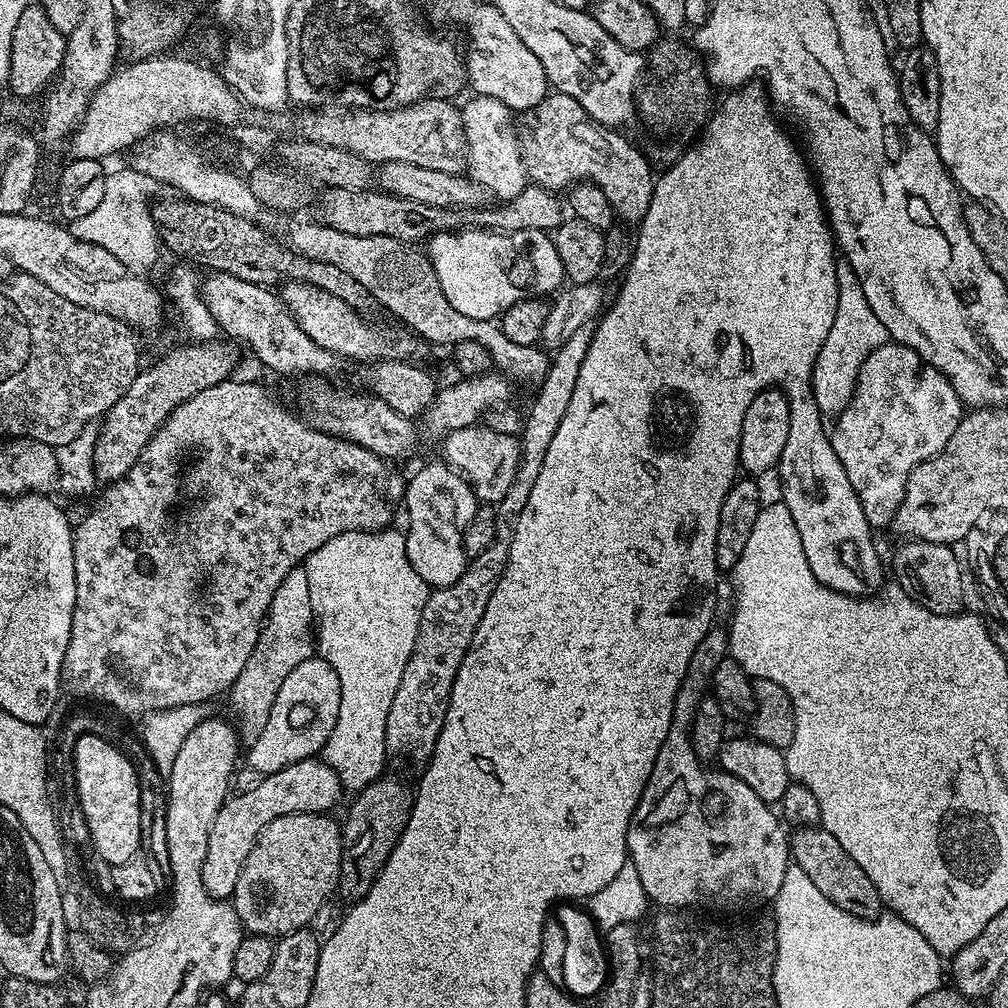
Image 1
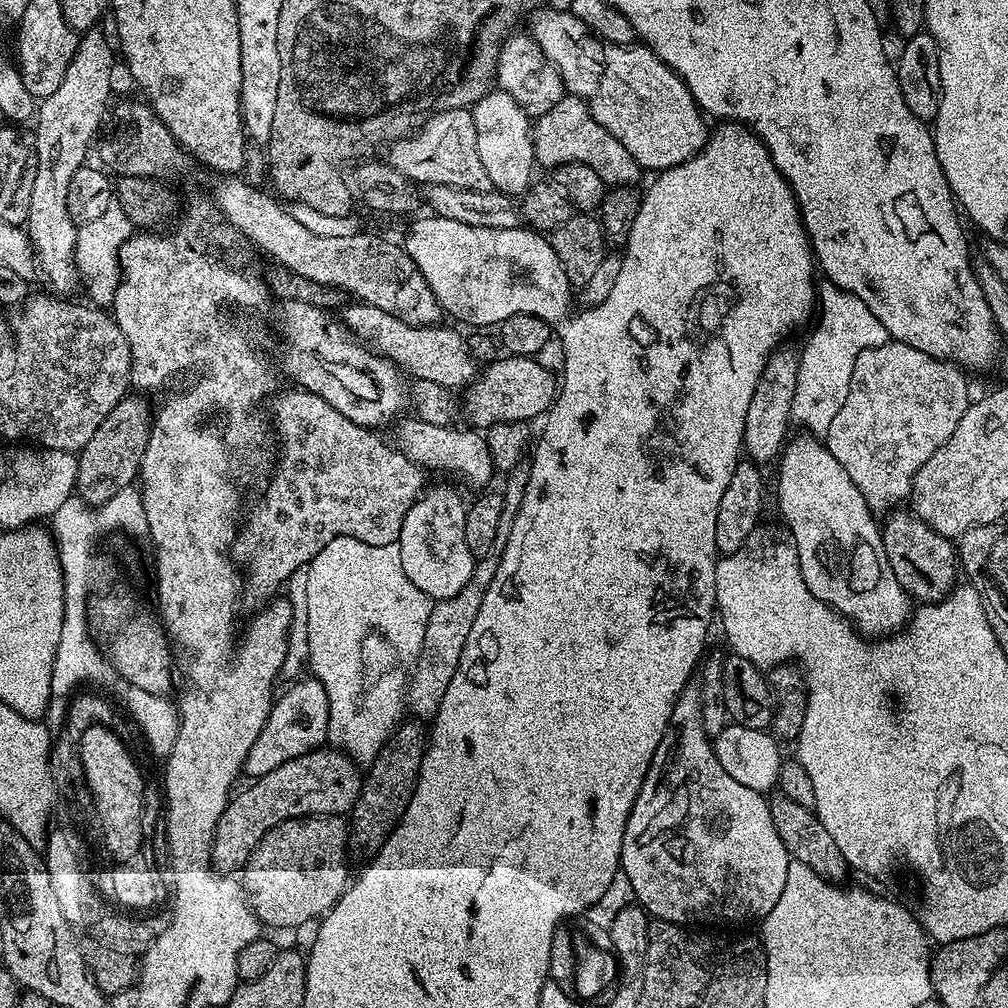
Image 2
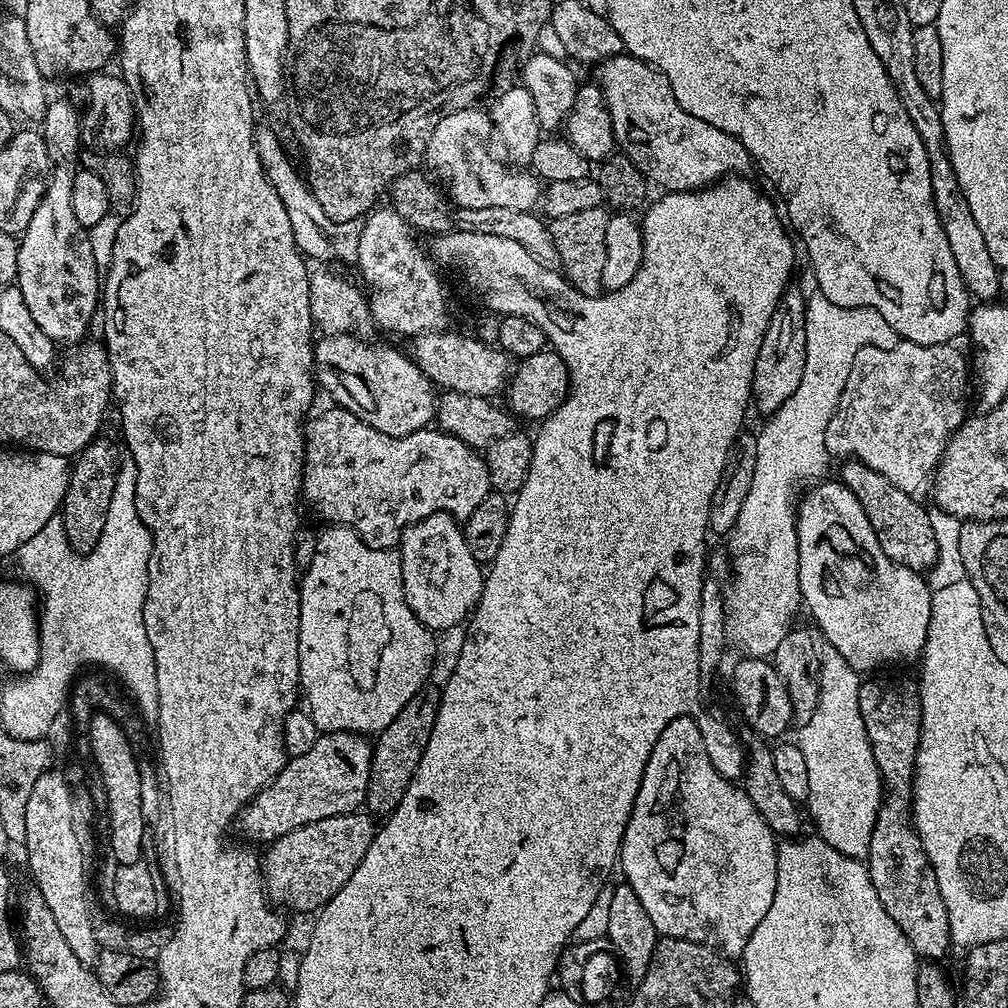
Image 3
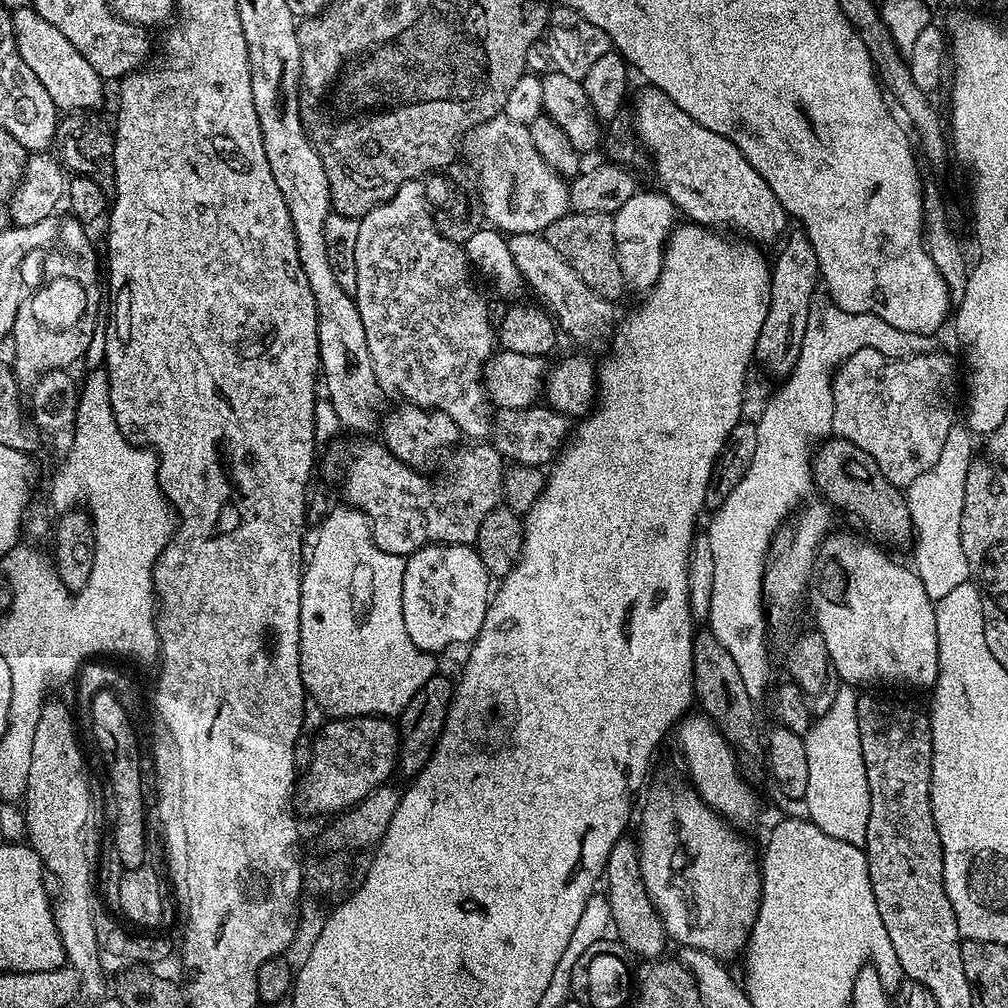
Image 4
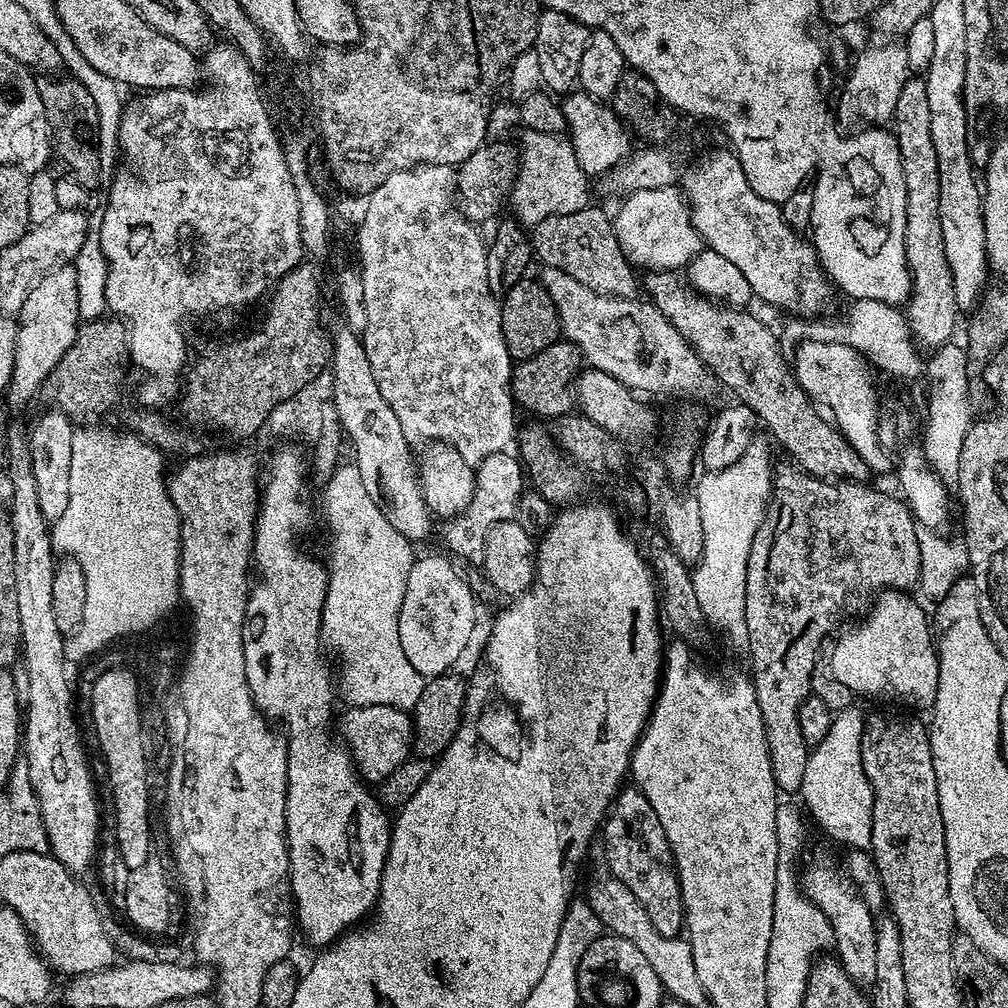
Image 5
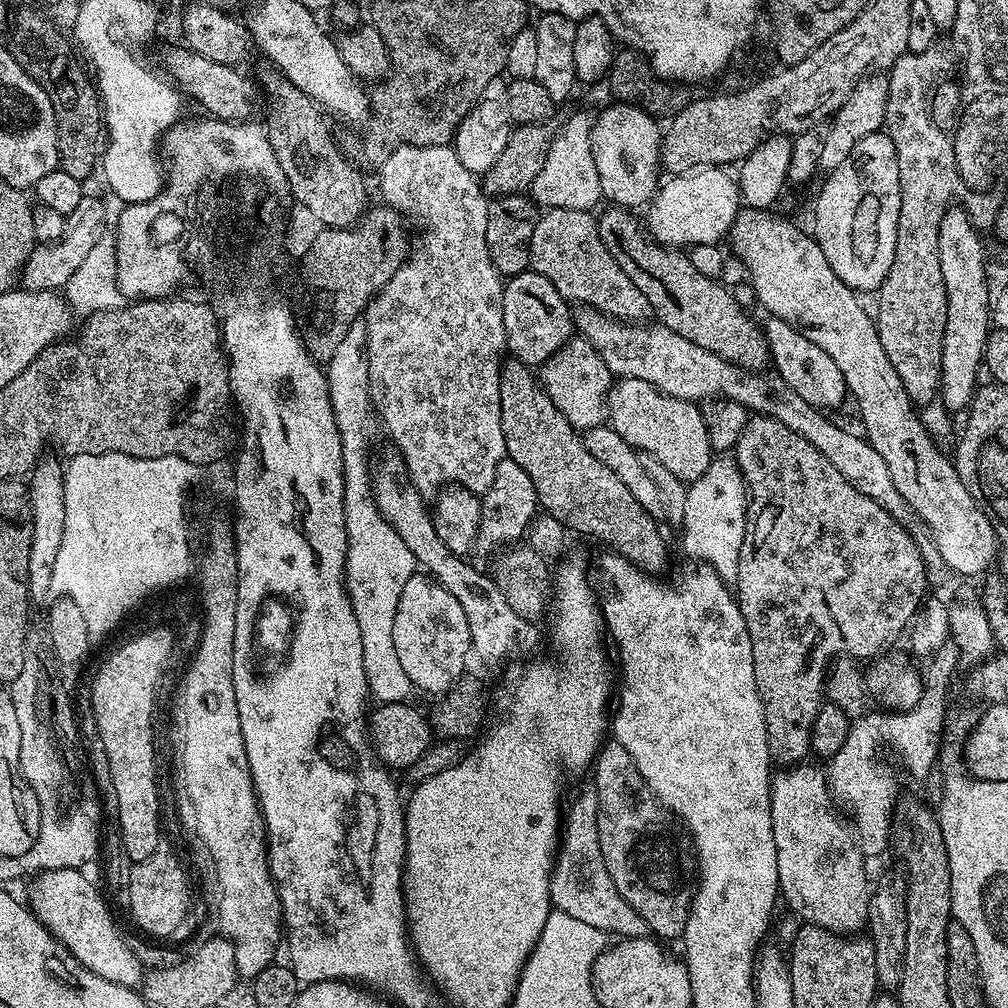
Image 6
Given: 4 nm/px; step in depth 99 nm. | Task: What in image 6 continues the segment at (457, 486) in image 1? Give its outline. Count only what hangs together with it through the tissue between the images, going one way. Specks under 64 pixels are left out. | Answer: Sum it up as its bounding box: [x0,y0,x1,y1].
[394,574,470,694]

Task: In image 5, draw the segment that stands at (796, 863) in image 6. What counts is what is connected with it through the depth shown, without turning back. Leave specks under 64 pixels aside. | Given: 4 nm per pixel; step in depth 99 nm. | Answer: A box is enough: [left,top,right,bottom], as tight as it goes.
[802,864,877,986]

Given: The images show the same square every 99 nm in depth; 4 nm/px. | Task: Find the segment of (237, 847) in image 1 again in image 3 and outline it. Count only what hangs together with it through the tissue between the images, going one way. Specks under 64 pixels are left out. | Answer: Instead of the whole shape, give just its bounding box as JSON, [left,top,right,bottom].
[238,732,373,842]

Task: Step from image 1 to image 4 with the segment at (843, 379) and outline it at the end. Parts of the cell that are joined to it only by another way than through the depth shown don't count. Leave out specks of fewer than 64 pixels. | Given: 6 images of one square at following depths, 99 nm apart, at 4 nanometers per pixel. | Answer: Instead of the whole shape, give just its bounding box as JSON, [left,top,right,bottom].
[706,296,934,702]

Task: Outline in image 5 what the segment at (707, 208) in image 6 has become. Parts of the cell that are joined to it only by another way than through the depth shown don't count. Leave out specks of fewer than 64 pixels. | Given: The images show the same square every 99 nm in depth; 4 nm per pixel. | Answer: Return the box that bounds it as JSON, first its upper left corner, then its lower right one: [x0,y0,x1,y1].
[614,187,702,270]

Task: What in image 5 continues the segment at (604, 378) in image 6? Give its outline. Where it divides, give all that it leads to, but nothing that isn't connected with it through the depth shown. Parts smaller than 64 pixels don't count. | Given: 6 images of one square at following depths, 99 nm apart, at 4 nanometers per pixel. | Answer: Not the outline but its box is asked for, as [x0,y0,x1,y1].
[512,340,582,416]

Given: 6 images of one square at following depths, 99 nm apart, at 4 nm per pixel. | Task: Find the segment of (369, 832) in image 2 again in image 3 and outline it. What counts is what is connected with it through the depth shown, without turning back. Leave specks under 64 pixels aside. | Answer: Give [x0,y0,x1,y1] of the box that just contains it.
[366,682,441,814]

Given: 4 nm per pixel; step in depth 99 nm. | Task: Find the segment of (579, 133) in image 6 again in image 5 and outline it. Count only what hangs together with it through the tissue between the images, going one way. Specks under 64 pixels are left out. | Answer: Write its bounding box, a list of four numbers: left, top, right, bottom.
[510,128,589,226]

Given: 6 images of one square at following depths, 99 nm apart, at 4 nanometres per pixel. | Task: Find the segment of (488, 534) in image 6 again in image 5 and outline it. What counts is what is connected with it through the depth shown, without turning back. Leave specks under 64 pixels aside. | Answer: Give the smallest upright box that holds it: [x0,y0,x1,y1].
[440,450,526,565]

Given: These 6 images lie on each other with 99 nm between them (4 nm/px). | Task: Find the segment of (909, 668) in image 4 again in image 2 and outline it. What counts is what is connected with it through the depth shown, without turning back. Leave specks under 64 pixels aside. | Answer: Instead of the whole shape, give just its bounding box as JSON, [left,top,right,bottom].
[778,434,910,638]

